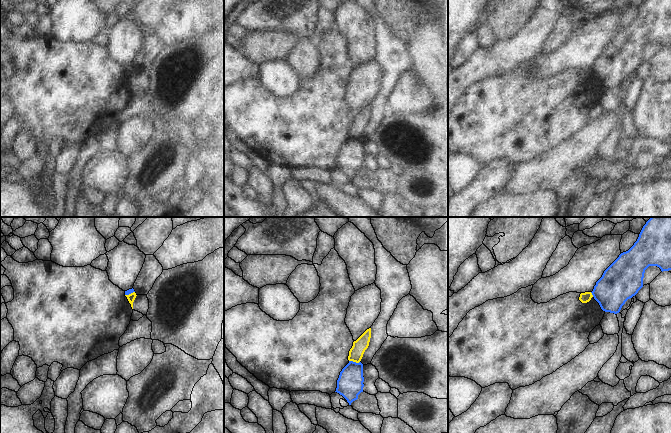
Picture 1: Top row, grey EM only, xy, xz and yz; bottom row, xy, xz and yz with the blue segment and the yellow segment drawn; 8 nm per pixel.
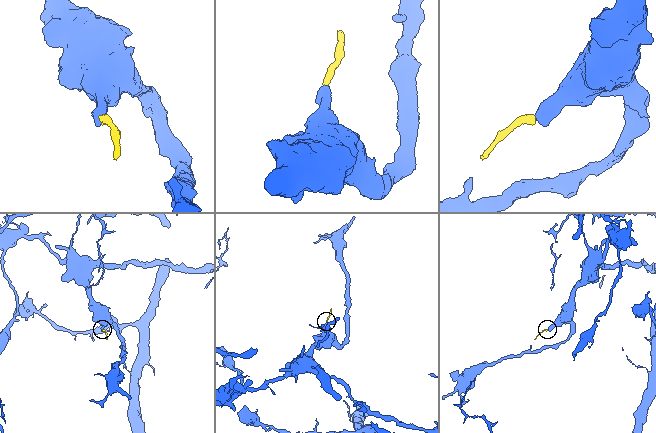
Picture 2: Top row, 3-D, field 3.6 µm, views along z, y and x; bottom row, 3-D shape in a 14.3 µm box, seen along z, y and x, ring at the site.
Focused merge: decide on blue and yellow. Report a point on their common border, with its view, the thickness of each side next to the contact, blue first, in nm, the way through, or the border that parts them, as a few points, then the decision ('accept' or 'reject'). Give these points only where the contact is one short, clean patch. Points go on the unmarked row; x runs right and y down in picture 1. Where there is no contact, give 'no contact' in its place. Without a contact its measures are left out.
contact xz (354, 138); calibres 200 and 110 nm; reject

